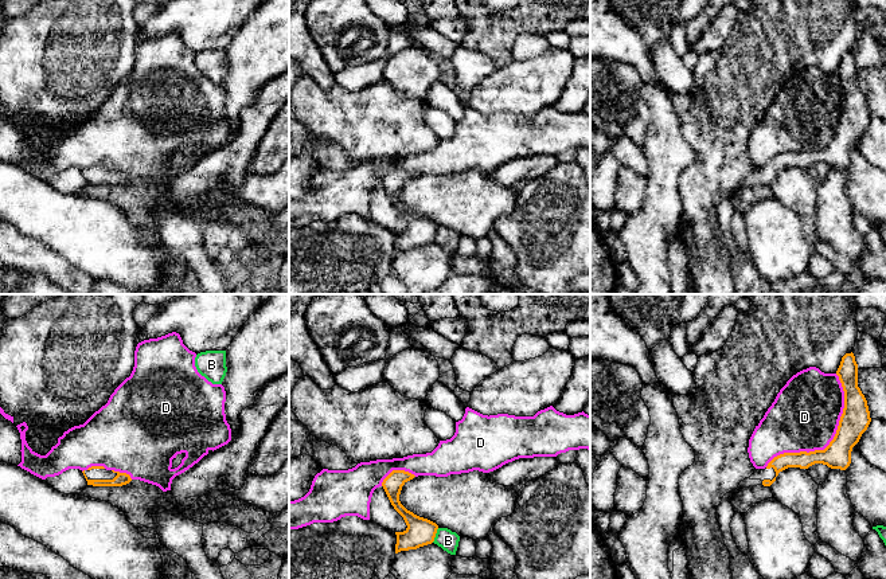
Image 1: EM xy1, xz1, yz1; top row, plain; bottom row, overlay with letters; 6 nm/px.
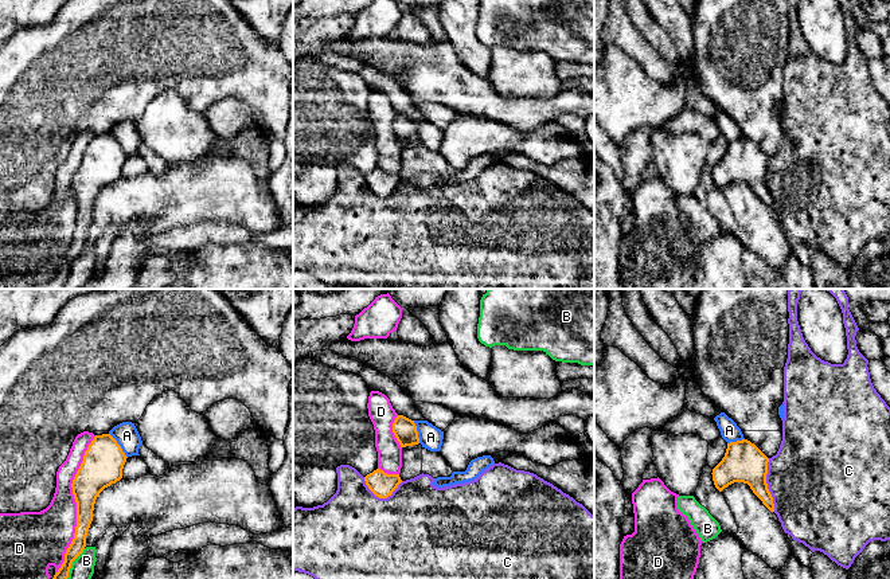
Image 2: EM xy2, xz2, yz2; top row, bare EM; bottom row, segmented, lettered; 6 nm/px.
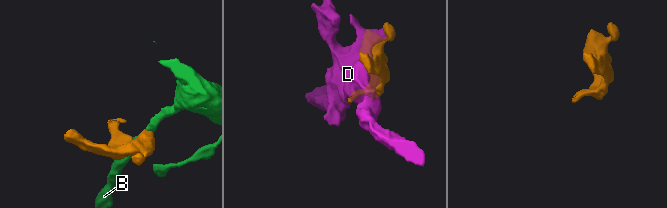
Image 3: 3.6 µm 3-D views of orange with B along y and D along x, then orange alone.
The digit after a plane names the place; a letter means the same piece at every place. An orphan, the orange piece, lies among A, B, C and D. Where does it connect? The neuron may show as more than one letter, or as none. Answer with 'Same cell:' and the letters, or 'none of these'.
Same cell: none of these

